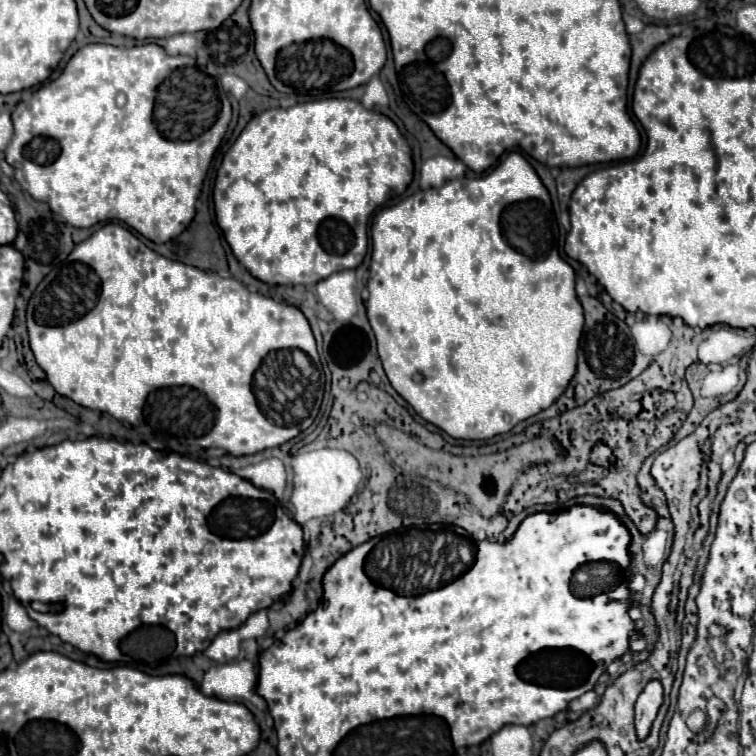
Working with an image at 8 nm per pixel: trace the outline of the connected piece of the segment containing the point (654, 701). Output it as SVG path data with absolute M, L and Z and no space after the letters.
M649 682L635 702L635 728L639 740L645 740L649 736L661 704L663 704L663 686L659 682Z

